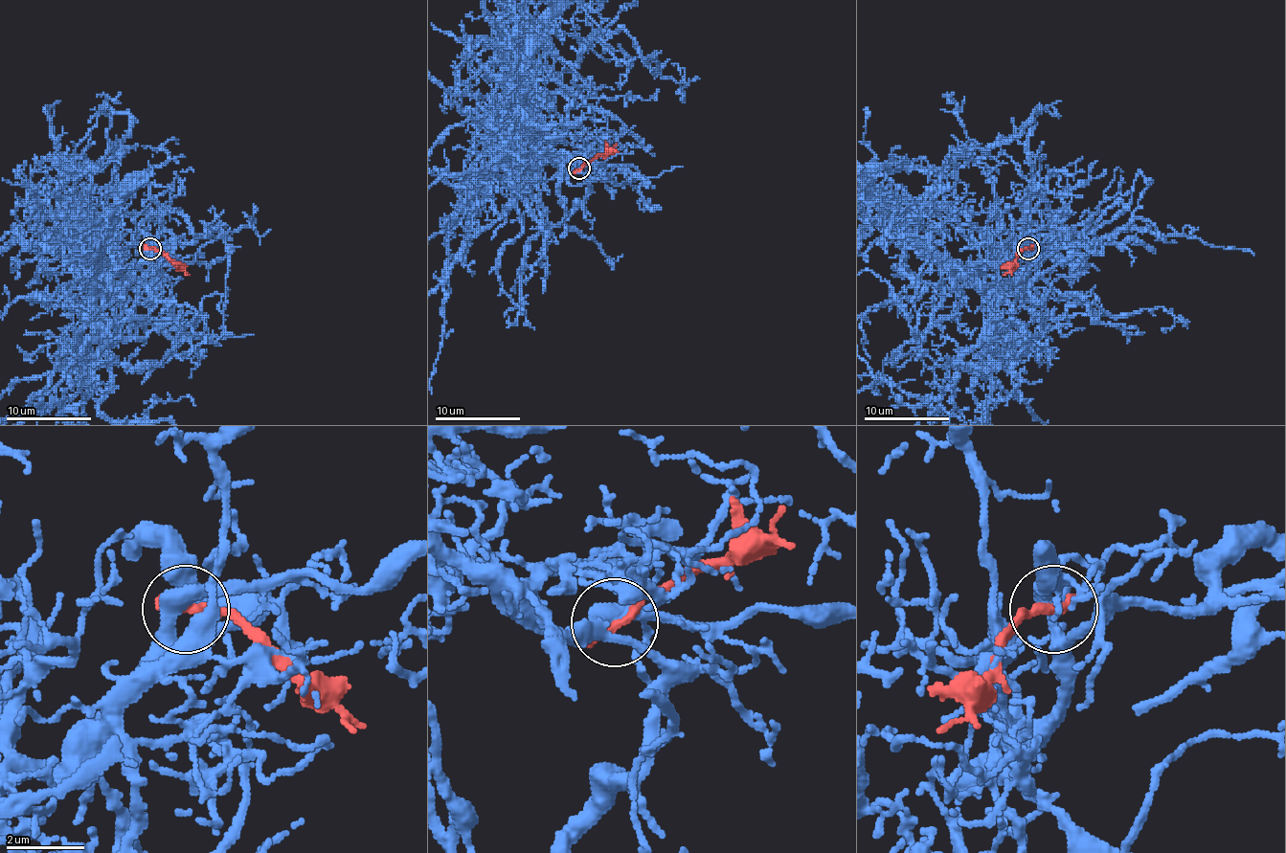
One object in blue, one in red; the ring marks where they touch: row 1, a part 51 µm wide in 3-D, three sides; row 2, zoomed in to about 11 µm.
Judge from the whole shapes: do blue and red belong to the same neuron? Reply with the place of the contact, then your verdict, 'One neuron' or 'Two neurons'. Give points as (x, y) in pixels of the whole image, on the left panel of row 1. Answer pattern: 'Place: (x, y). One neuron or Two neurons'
Place: (150, 248). Two neurons

